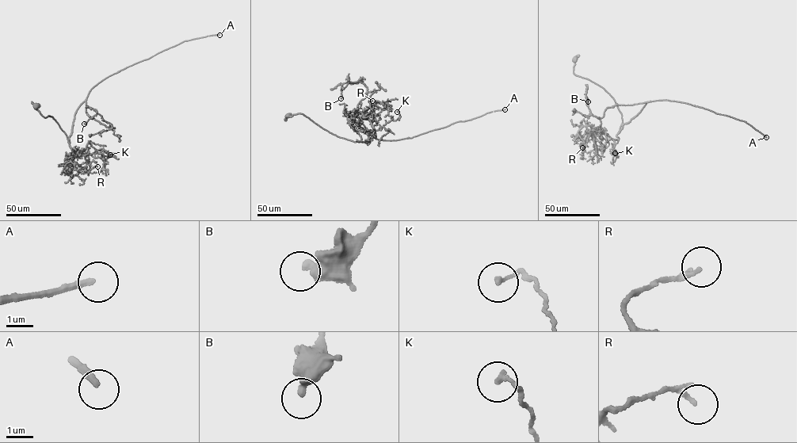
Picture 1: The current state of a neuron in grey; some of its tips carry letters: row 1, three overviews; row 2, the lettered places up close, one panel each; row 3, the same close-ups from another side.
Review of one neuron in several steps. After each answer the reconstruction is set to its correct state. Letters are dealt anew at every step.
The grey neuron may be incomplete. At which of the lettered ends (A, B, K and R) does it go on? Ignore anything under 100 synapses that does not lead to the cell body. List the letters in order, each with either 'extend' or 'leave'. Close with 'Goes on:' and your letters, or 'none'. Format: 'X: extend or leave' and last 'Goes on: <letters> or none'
A: extend
B: leave
K: leave
R: leave
Goes on: A

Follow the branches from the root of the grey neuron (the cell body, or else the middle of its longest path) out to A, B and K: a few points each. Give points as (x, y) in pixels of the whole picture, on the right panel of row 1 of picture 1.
A: (574, 59), (574, 74), (613, 98), (622, 115), (620, 129), (646, 103), (665, 100), (745, 121), (766, 137)
B: (574, 59), (574, 74), (613, 98), (620, 129), (646, 103), (606, 108), (599, 118), (585, 95), (588, 101)
K: (574, 59), (574, 74), (604, 89), (622, 115), (618, 139), (613, 140), (612, 149), (618, 158), (615, 153)

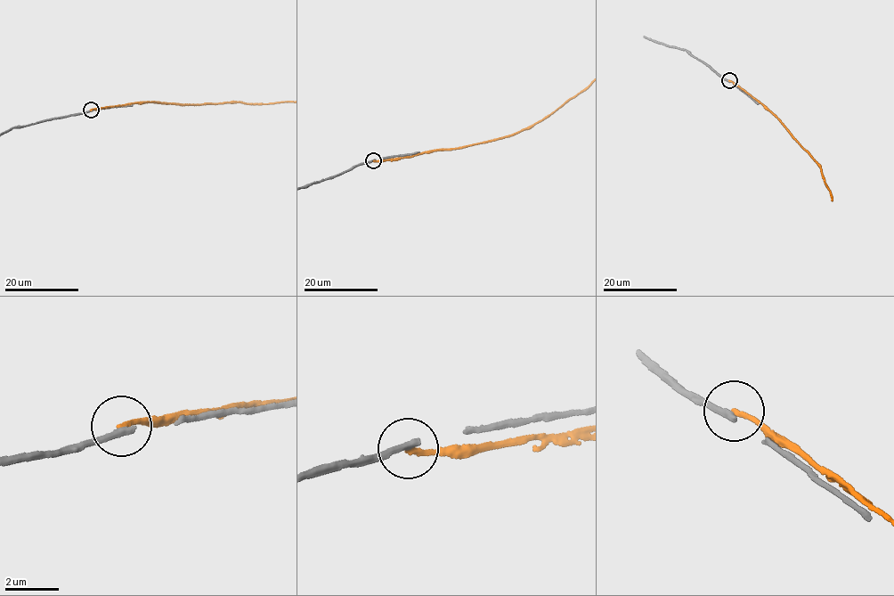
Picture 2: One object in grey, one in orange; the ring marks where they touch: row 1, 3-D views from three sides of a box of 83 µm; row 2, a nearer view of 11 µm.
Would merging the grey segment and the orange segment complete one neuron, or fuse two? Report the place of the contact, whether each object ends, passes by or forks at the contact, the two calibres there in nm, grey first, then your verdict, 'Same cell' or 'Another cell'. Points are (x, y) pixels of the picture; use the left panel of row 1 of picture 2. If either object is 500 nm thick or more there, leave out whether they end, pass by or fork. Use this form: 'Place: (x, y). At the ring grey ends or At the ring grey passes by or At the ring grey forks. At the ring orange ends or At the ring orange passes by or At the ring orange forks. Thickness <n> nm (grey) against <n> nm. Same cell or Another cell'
Place: (91, 110). At the ring grey ends. At the ring orange ends. Thickness 280 nm (grey) against 190 nm. Another cell

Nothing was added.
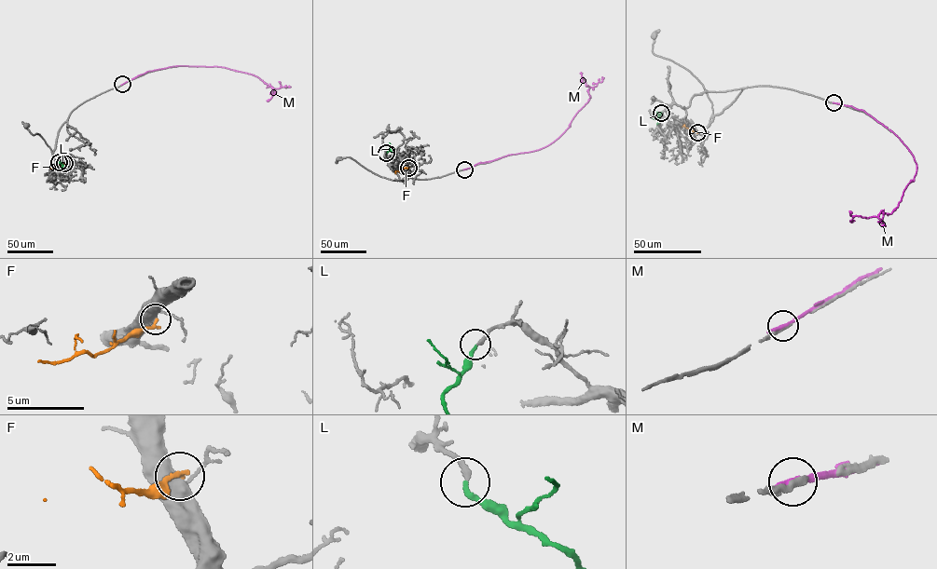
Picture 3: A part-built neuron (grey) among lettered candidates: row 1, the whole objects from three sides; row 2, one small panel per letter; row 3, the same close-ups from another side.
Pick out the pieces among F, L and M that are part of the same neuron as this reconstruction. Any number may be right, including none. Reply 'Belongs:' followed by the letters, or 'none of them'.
Belongs: L

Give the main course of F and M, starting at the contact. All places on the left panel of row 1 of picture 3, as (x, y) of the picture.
F: (64, 163), (50, 168)
M: (122, 84), (147, 71), (172, 66), (224, 67), (251, 74), (272, 87), (269, 93), (273, 93), (268, 99)

